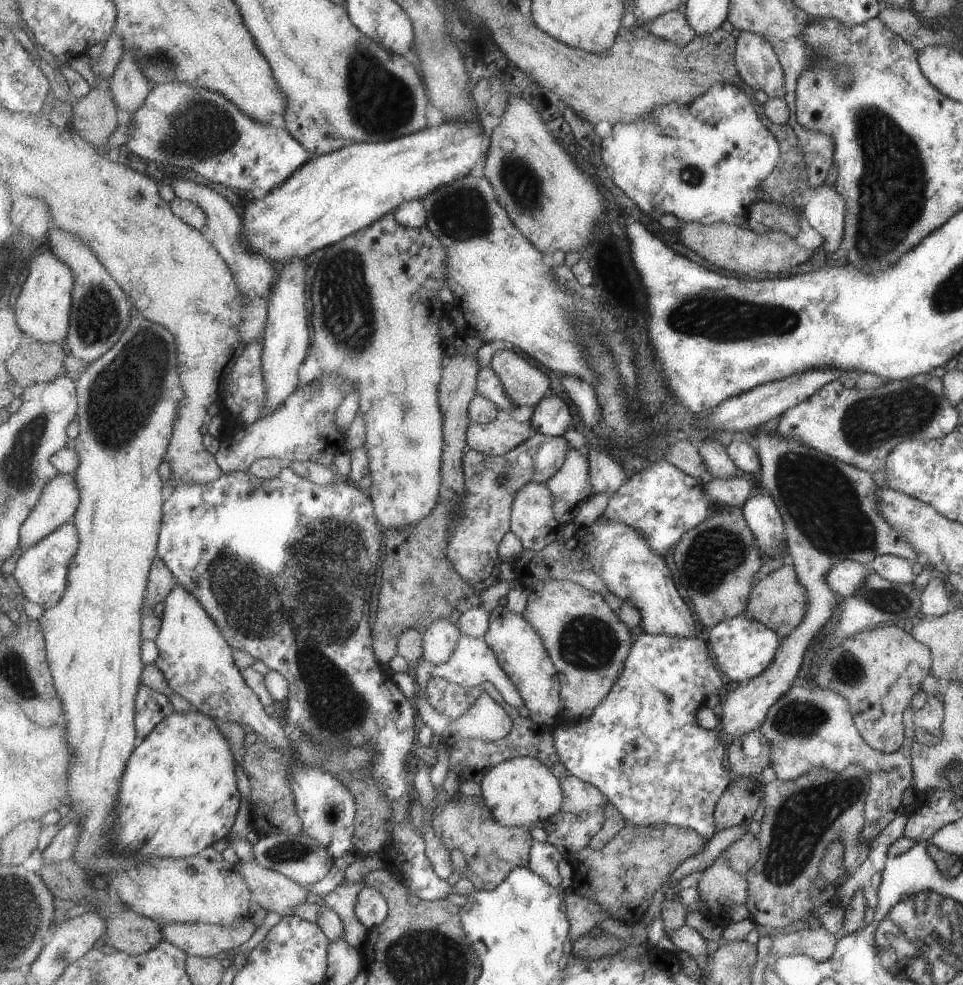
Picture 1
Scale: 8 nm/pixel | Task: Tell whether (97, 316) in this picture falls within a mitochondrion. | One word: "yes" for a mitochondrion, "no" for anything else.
yes

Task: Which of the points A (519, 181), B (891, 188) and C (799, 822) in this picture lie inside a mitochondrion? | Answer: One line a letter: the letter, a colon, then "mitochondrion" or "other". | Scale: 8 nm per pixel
A: mitochondrion
B: mitochondrion
C: mitochondrion

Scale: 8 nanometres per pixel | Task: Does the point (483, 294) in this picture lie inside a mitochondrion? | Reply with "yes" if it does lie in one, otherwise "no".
no

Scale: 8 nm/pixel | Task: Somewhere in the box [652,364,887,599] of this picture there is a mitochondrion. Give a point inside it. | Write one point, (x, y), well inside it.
(819, 498)

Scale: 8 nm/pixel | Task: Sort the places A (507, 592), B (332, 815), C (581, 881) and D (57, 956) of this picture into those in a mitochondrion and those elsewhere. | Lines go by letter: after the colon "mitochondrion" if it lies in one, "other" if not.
A: other
B: other
C: other
D: mitochondrion

